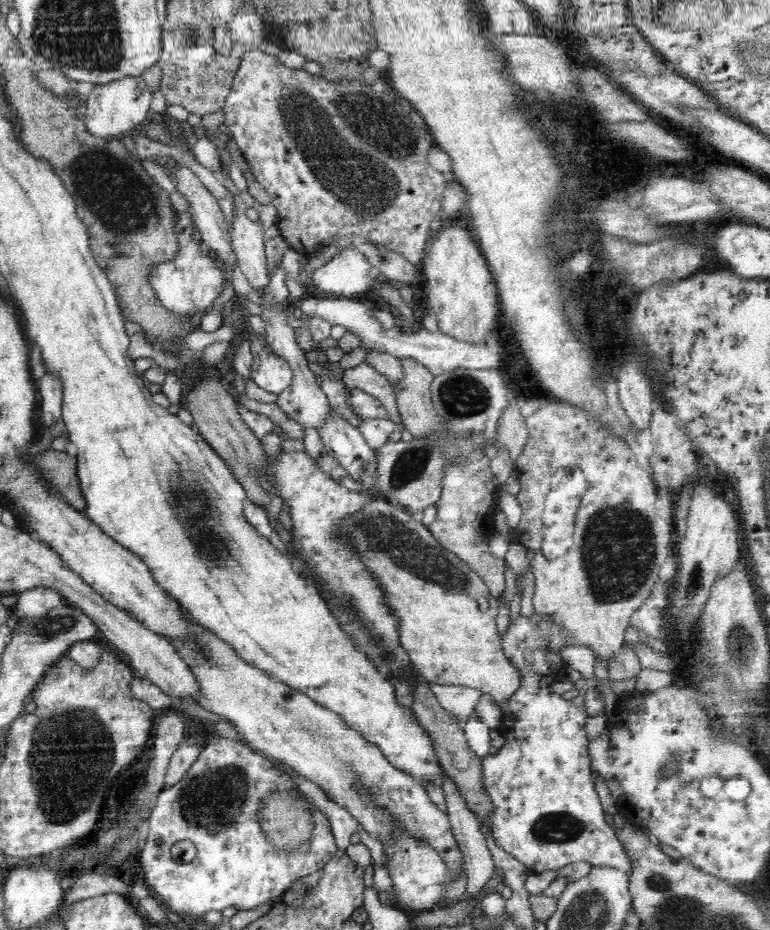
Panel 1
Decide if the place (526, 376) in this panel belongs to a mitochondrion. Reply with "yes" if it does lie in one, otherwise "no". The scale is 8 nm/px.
no

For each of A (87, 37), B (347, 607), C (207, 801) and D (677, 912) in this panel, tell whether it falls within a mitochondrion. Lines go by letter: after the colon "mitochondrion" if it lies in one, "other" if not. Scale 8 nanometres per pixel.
A: mitochondrion
B: mitochondrion
C: mitochondrion
D: mitochondrion

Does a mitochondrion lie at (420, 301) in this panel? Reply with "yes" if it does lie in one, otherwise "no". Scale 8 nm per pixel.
no

